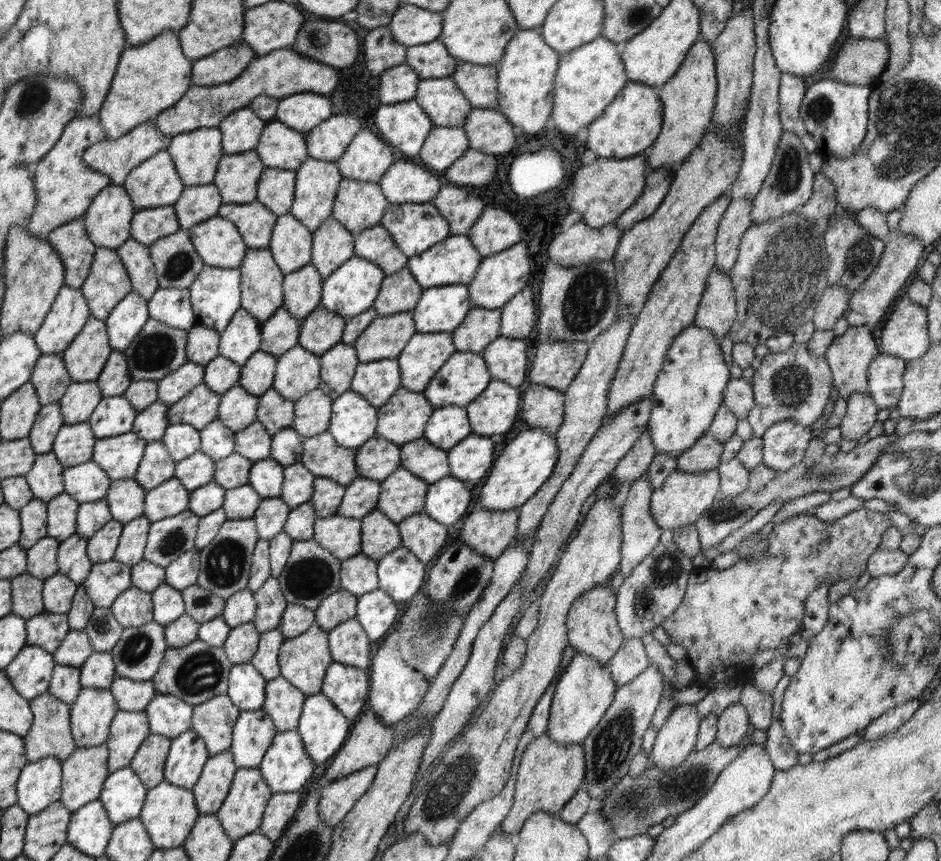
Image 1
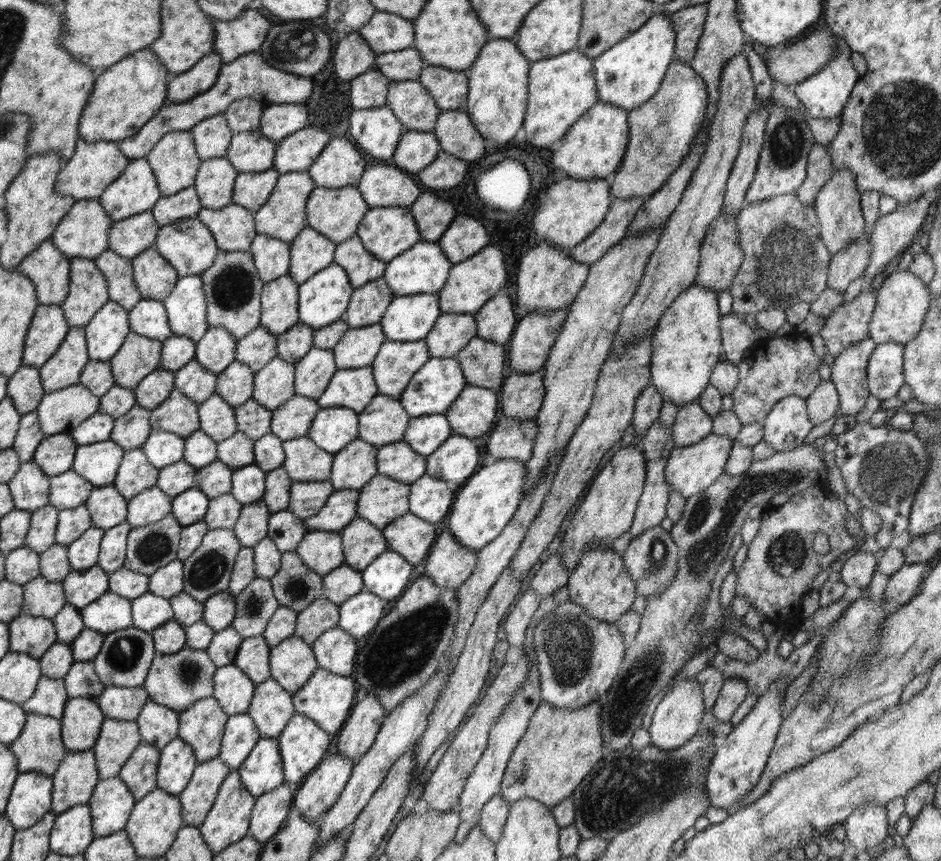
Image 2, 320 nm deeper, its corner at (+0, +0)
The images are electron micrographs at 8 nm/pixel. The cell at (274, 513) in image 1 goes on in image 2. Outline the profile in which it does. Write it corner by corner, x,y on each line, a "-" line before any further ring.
263,499
244,505
232,528
239,543
252,549
257,542
266,537
270,515
269,507

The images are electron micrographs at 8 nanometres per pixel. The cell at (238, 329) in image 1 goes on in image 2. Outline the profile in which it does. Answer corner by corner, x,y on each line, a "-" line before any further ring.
221,326
208,327
195,345
195,359
212,373
220,374
232,361
236,361
237,340

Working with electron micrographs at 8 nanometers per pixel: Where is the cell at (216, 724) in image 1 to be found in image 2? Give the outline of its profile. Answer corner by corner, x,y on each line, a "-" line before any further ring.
214,696
197,701
179,714
178,737
192,747
197,764
219,756
228,717

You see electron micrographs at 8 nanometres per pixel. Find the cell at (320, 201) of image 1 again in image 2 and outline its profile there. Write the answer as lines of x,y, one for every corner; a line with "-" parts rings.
308,170
280,175
268,202
264,203
259,208
260,210
254,213
256,233
277,238
282,242
292,242
300,234
300,230
308,227
306,203
315,188
316,185
312,181
312,177
308,175

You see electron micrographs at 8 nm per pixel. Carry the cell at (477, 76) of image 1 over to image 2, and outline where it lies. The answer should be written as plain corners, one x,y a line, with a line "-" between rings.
427,65
421,70
417,80
436,101
436,106
440,110
464,109
468,96
466,71

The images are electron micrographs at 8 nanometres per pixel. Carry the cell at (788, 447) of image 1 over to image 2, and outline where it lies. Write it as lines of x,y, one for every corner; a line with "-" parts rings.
796,395
781,398
762,423
763,442
777,452
798,448
813,428
807,415
807,402

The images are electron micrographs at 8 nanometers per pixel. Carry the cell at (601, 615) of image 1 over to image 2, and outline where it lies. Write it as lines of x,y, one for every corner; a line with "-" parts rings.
595,548
579,553
578,556
580,560
567,580
569,599
580,603
585,613
592,615
592,618
612,625
621,614
633,608
637,595
635,582
624,566
623,556
614,550

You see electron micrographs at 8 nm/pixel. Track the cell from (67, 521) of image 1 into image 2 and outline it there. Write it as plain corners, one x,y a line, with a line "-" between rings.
48,503
38,510
31,511
30,528
24,544
32,552
40,554
55,543
59,510

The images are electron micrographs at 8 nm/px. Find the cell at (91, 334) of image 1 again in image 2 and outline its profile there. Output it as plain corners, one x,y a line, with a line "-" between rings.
70,327
58,350
39,368
44,392
48,394
78,383
89,360
84,327

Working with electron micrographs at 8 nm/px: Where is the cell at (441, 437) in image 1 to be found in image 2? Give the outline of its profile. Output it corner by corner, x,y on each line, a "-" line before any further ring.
428,414
411,417
408,421
408,428
406,428
406,434
402,437
402,441
407,442
414,452
427,457
430,453
433,453
442,446
452,434
449,420
444,414

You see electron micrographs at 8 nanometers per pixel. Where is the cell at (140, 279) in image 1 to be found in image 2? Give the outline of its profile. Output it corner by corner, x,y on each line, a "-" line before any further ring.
106,249
94,259
97,269
108,283
108,297
129,311
142,300
133,279
131,259

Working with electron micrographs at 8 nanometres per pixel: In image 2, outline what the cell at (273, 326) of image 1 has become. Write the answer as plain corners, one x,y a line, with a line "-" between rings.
262,325
237,340
236,361
243,362
257,373
270,360
277,356
277,335
270,334

